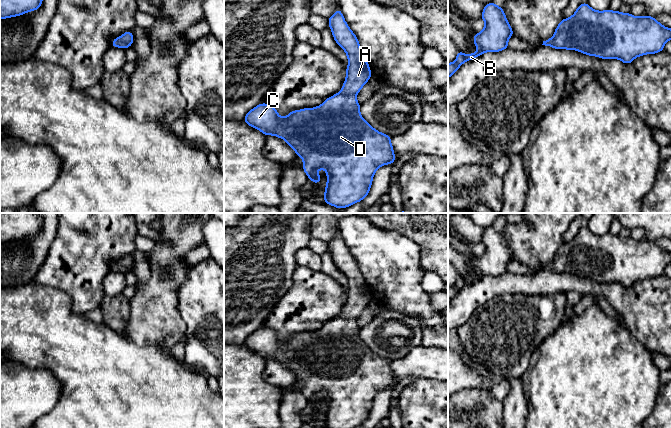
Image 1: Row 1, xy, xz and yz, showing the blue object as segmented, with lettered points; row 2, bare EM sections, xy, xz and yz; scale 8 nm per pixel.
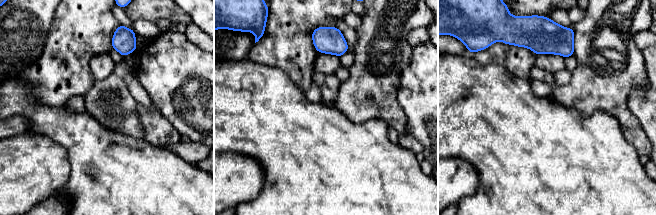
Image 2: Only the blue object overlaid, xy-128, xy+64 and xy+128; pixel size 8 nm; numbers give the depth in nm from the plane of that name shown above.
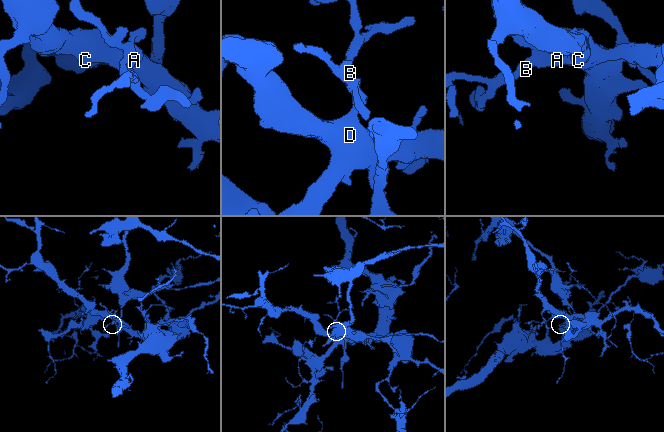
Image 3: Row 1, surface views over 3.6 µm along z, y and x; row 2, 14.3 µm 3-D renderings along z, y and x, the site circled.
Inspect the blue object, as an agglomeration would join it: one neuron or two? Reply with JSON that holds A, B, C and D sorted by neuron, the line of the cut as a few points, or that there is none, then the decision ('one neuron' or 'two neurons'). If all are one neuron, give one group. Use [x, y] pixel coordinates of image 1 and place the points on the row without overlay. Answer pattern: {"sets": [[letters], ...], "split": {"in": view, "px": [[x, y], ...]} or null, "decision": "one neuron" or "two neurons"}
{"sets": [["A", "B", "C", "D"]], "split": null, "decision": "one neuron"}

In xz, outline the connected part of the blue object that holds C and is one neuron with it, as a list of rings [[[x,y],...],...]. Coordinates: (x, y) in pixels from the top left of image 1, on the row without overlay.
[[[340,232],[328,242],[328,248],[335,266],[345,275],[348,281],[346,303],[341,315],[327,322],[320,330],[294,334],[286,341],[280,341],[275,331],[261,327],[251,333],[243,345],[266,360],[274,359],[284,363],[294,373],[296,380],[302,382],[303,395],[307,398],[308,403],[315,408],[321,405],[321,400],[317,398],[317,395],[319,393],[326,394],[325,428],[355,428],[362,425],[369,418],[376,394],[381,390],[395,387],[397,384],[394,383],[395,377],[391,368],[391,360],[374,353],[360,338],[360,328],[357,325],[356,319],[373,299],[359,269],[357,260],[349,252]]]

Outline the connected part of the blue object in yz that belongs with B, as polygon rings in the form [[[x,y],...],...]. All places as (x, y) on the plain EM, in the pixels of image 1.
[[[494,226],[485,229],[481,242],[485,246],[485,251],[480,257],[475,257],[473,261],[474,269],[478,275],[476,277],[464,278],[458,274],[456,284],[448,287],[448,303],[459,293],[466,285],[473,284],[485,276],[499,276],[508,272],[508,264],[514,259],[513,254],[505,240],[503,231],[498,231]]]

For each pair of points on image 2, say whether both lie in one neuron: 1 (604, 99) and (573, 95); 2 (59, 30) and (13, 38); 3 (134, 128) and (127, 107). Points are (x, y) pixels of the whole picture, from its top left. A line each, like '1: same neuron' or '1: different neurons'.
1: same neuron
2: different neurons
3: same neuron

